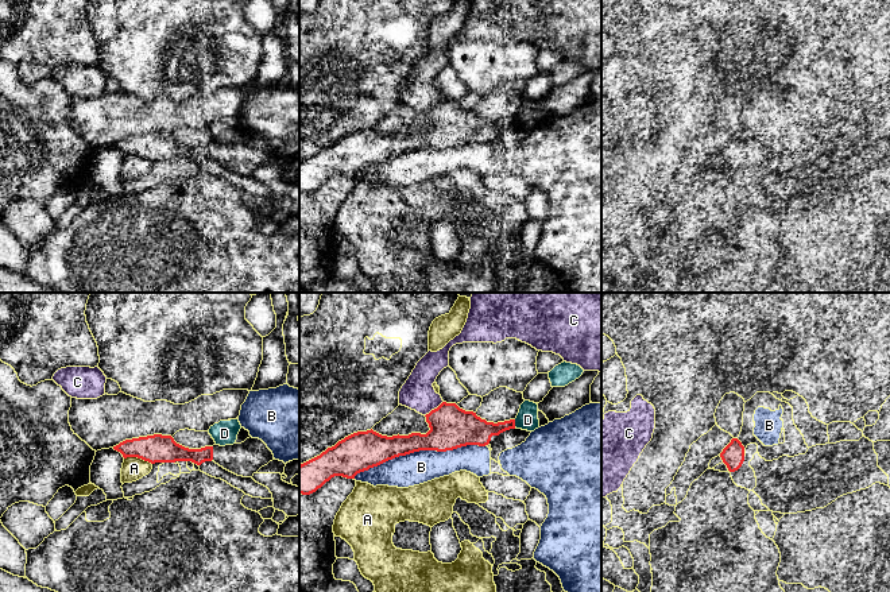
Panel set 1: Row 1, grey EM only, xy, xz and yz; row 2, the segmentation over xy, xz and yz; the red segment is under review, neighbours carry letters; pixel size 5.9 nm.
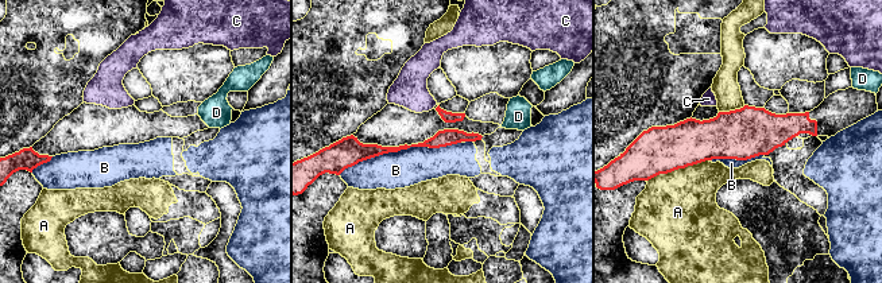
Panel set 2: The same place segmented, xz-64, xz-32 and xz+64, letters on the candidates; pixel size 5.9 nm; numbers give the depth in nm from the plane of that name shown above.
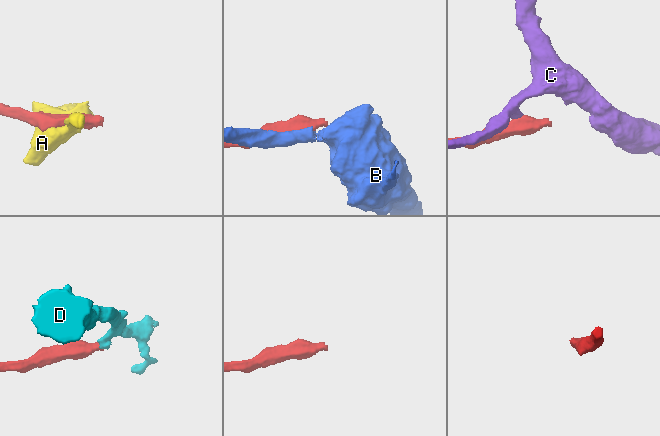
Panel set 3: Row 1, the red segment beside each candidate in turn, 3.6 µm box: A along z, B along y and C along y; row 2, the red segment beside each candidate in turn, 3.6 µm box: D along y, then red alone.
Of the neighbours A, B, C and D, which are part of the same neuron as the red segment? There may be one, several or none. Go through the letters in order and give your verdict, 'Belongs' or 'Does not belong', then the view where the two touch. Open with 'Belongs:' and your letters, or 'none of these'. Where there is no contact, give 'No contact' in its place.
Belongs: none of these
A: Does not belong. Touches red in xy
B: Does not belong. Touches red in xz
C: Does not belong. Touches red in xz
D: Does not belong. Touches red in xz

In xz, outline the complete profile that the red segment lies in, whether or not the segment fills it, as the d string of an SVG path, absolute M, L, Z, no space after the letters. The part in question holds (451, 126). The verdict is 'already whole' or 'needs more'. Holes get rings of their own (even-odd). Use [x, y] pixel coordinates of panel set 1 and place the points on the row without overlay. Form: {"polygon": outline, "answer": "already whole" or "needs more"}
{"polygon": "M446 100L425 115L430 125L426 132L387 135L372 127L357 129L301 162L299 191L310 193L334 174L355 177L360 170L414 150L446 150L467 143L485 144L492 134L515 127L515 117L487 120L476 111L465 109L456 101Z", "answer": "already whole"}

